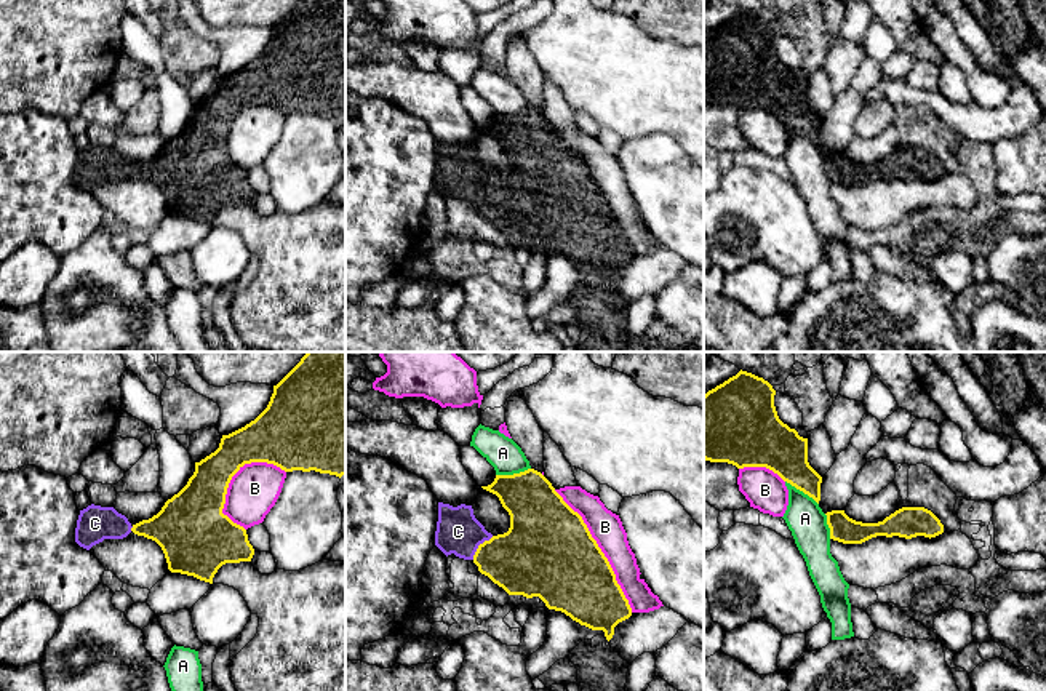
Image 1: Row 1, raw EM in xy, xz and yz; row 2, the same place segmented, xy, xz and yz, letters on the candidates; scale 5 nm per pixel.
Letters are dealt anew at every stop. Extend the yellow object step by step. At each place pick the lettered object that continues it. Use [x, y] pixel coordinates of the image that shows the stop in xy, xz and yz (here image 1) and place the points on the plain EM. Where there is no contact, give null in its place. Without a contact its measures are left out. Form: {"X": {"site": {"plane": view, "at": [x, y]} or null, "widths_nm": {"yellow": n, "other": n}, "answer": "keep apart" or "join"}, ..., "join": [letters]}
{"A": {"site": {"plane": "xz", "at": [514, 115]}, "widths_nm": {"yellow": 280, "other": 170}, "answer": "keep apart"}, "B": {"site": {"plane": "xz", "at": [600, 192]}, "widths_nm": {"yellow": 460, "other": 160}, "answer": "keep apart"}, "C": {"site": {"plane": "xz", "at": [479, 187]}, "widths_nm": {"yellow": 340, "other": 220}, "answer": "join"}, "join": ["C"]}

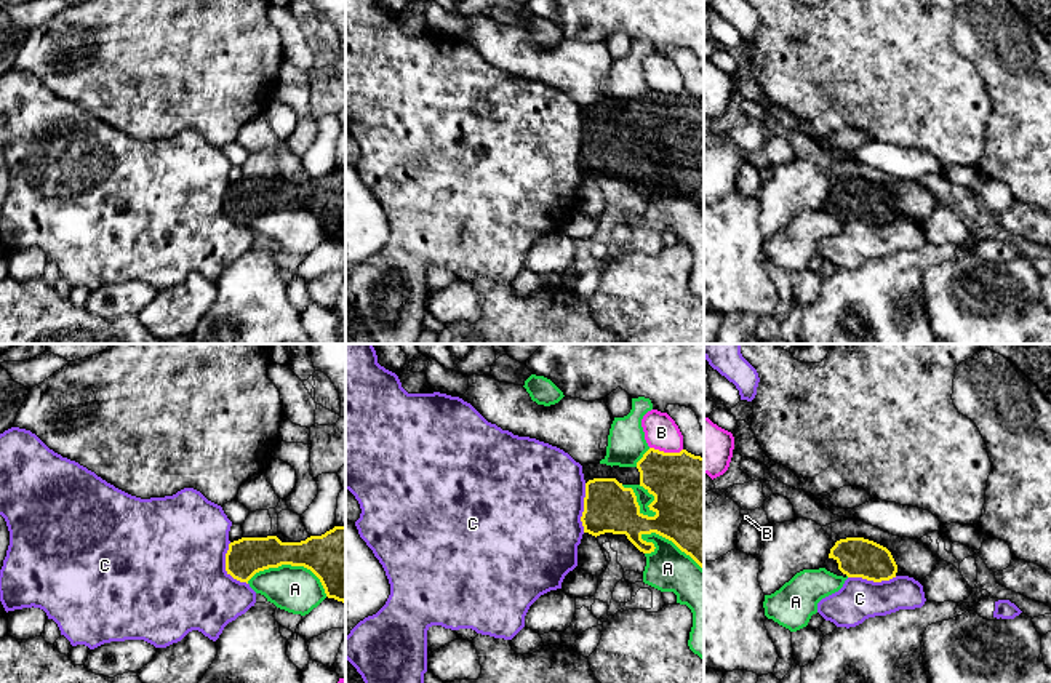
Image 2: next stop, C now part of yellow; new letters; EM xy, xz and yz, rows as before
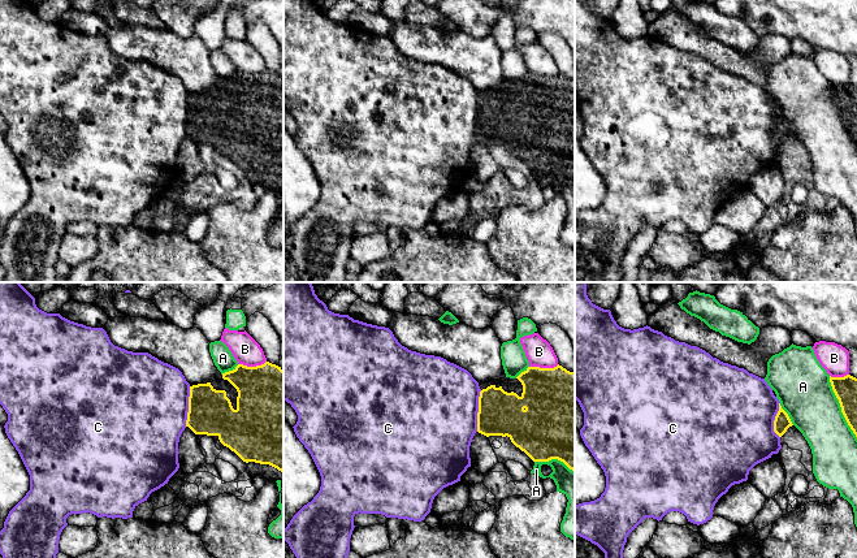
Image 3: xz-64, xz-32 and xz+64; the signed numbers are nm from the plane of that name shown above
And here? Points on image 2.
{"A": {"site": {"plane": "xz", "at": [672, 183]}, "widths_nm": {"yellow": 480, "other": 220}, "answer": "keep apart"}, "B": {"site": {"plane": "xz", "at": [666, 95]}, "widths_nm": {"yellow": 400, "other": 170}, "answer": "keep apart"}, "C": {"site": {"plane": "xy", "at": [226, 208]}, "widths_nm": {"yellow": 190, "other": 500}, "answer": "join"}, "join": ["C"]}

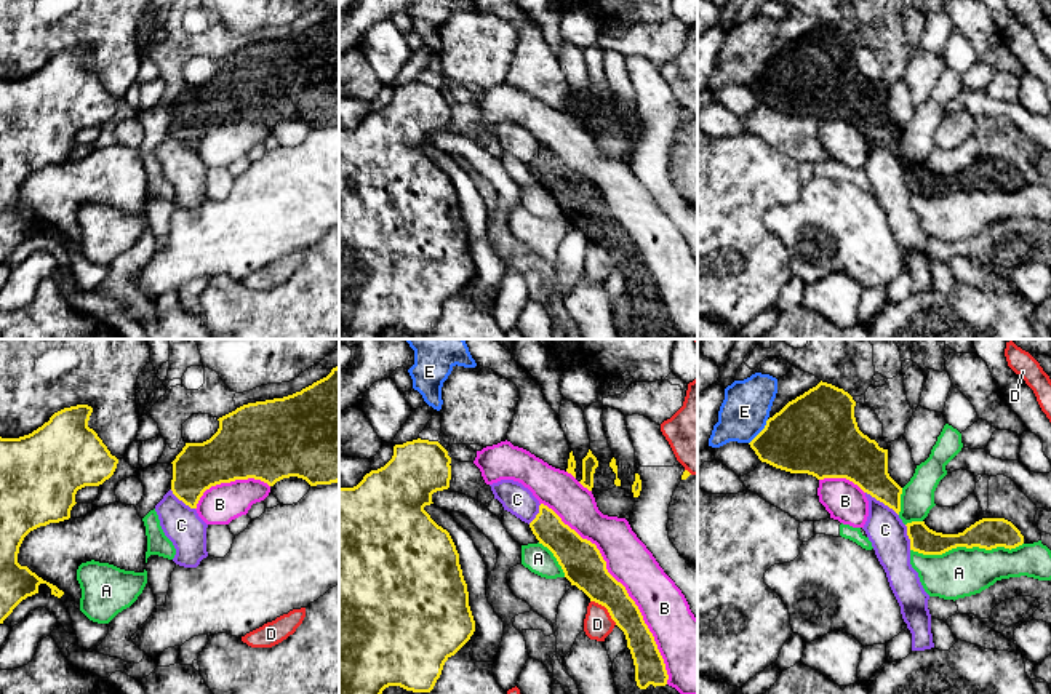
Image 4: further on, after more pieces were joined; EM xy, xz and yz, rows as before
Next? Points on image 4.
{"A": {"site": {"plane": "yz", "at": [967, 189]}, "widths_nm": {"yellow": 160, "other": 240}, "answer": "keep apart"}, "B": {"site": {"plane": "xz", "at": [624, 229]}, "widths_nm": {"yellow": 200, "other": 240}, "answer": "keep apart"}, "C": {"site": {"plane": "yz", "at": [882, 143]}, "widths_nm": {"yellow": 240, "other": 190}, "answer": "keep apart"}, "D": {"site": {"plane": "xz", "at": [607, 250]}, "widths_nm": {"yellow": 200, "other": 140}, "answer": "keep apart"}, "E": {"site": {"plane": "yz", "at": [760, 74]}, "widths_nm": {"yellow": 380, "other": 240}, "answer": "keep apart"}, "join": []}

